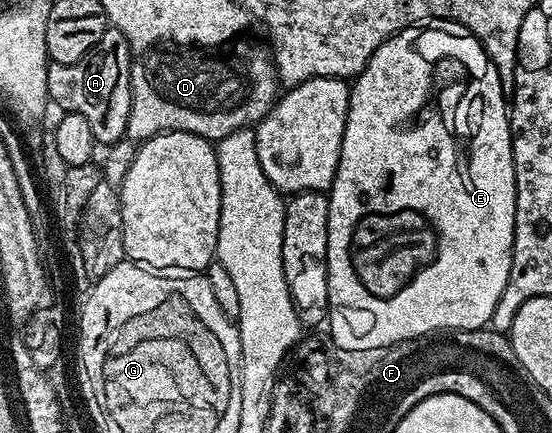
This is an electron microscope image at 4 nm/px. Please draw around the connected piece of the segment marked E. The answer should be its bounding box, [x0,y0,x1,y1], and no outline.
[327,35,517,350]

